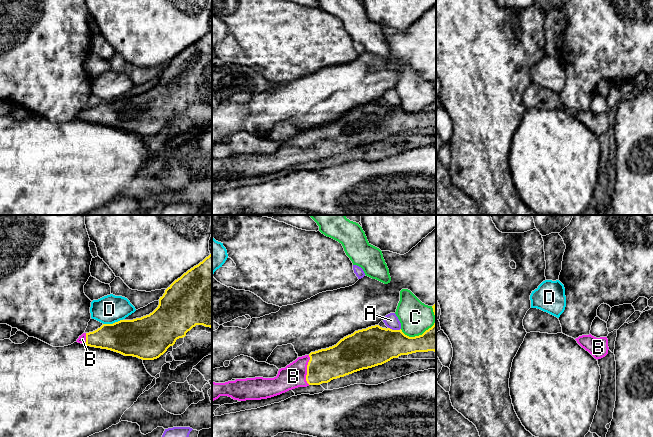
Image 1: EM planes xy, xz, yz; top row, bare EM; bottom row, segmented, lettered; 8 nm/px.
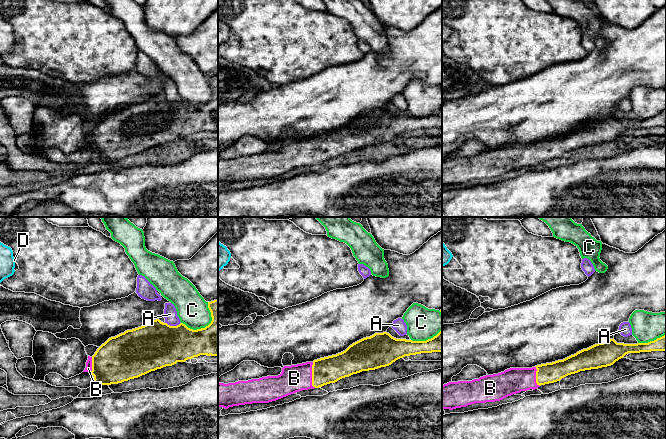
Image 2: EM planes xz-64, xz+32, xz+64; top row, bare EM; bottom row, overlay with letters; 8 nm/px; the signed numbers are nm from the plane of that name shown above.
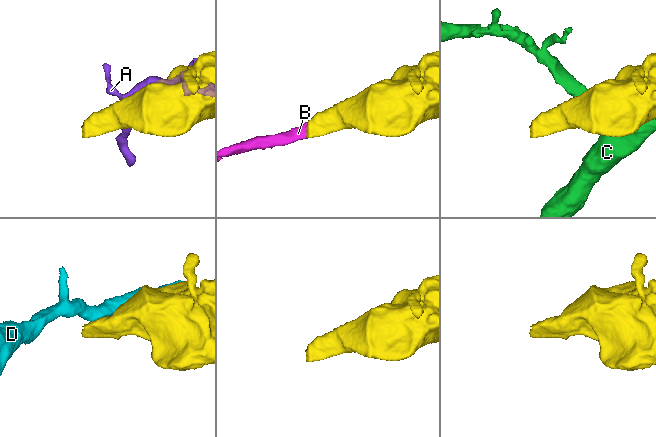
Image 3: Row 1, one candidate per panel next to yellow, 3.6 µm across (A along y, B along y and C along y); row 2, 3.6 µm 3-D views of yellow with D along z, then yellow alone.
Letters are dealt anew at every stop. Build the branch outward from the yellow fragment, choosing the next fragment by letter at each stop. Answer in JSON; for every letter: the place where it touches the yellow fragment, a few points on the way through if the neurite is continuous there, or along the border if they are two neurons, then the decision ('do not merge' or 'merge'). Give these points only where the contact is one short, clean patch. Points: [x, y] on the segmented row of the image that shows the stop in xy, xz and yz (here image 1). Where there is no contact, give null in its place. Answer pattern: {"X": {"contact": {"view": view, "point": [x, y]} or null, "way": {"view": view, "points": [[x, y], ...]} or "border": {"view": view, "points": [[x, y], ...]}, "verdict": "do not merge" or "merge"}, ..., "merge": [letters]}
{"A": {"contact": {"view": "xz", "point": [394, 330]}, "verdict": "do not merge"}, "B": {"contact": {"view": "xz", "point": [307, 370]}, "way": {"view": "xz", "points": [[334, 362], [307, 370], [293, 376]]}, "verdict": "merge"}, "C": {"contact": {"view": "xz", "point": [426, 330]}, "verdict": "do not merge"}, "D": {"contact": {"view": "xy", "point": [113, 323]}, "border": {"view": "xy", "points": [[122, 319], [103, 324]]}, "verdict": "do not merge"}, "merge": ["B"]}

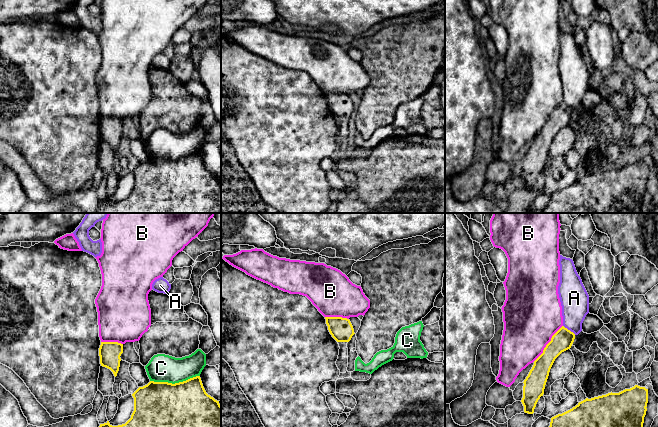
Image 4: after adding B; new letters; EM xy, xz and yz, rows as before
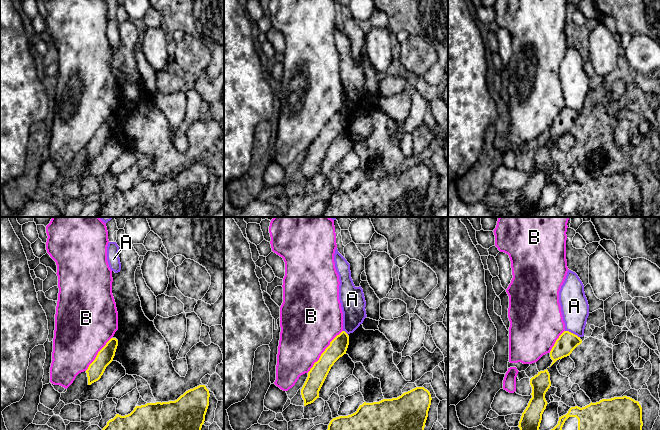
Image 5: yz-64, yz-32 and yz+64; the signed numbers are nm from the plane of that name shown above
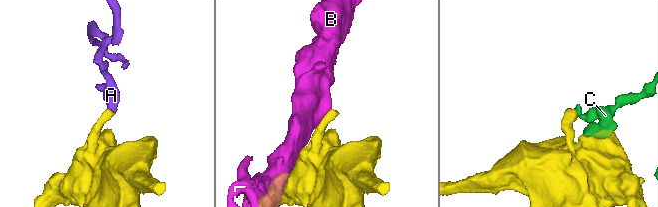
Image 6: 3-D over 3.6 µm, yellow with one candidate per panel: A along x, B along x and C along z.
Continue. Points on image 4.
{"A": {"contact": {"view": "yz", "point": [569, 330]}, "border": {"view": "yz", "points": [[563, 325], [575, 334]]}, "verdict": "do not merge"}, "B": {"contact": {"view": "yz", "point": [548, 343]}, "border": {"view": "yz", "points": [[562, 325], [552, 336], [543, 351], [533, 361]]}, "verdict": "do not merge"}, "C": {"contact": {"view": "xy", "point": [175, 383]}, "verdict": "do not merge"}, "merge": []}

